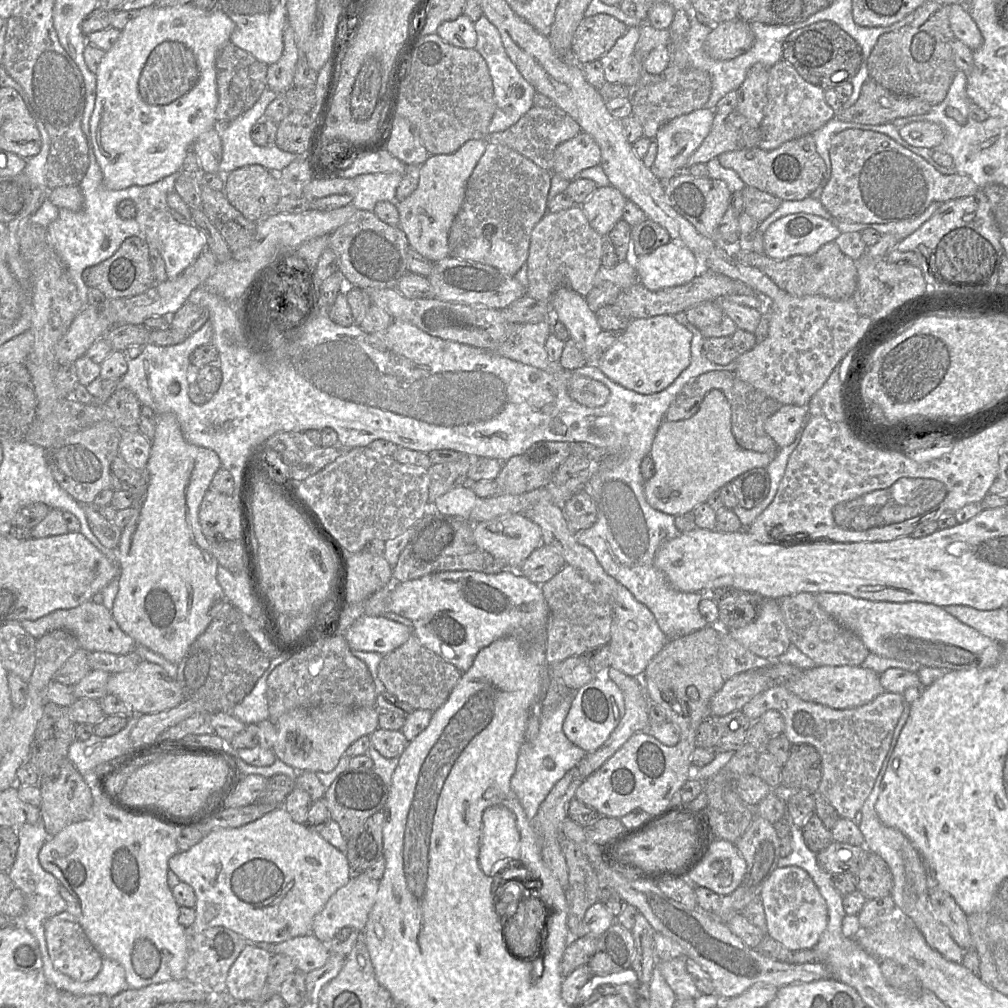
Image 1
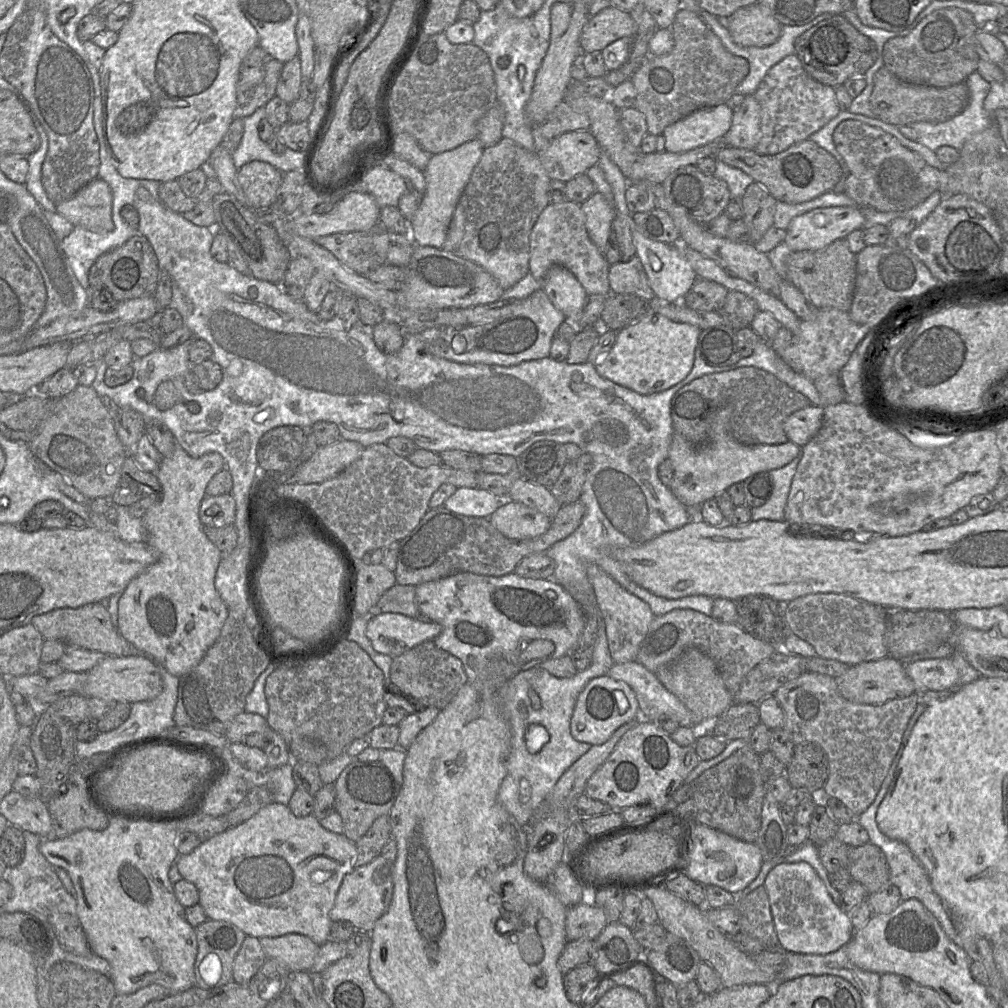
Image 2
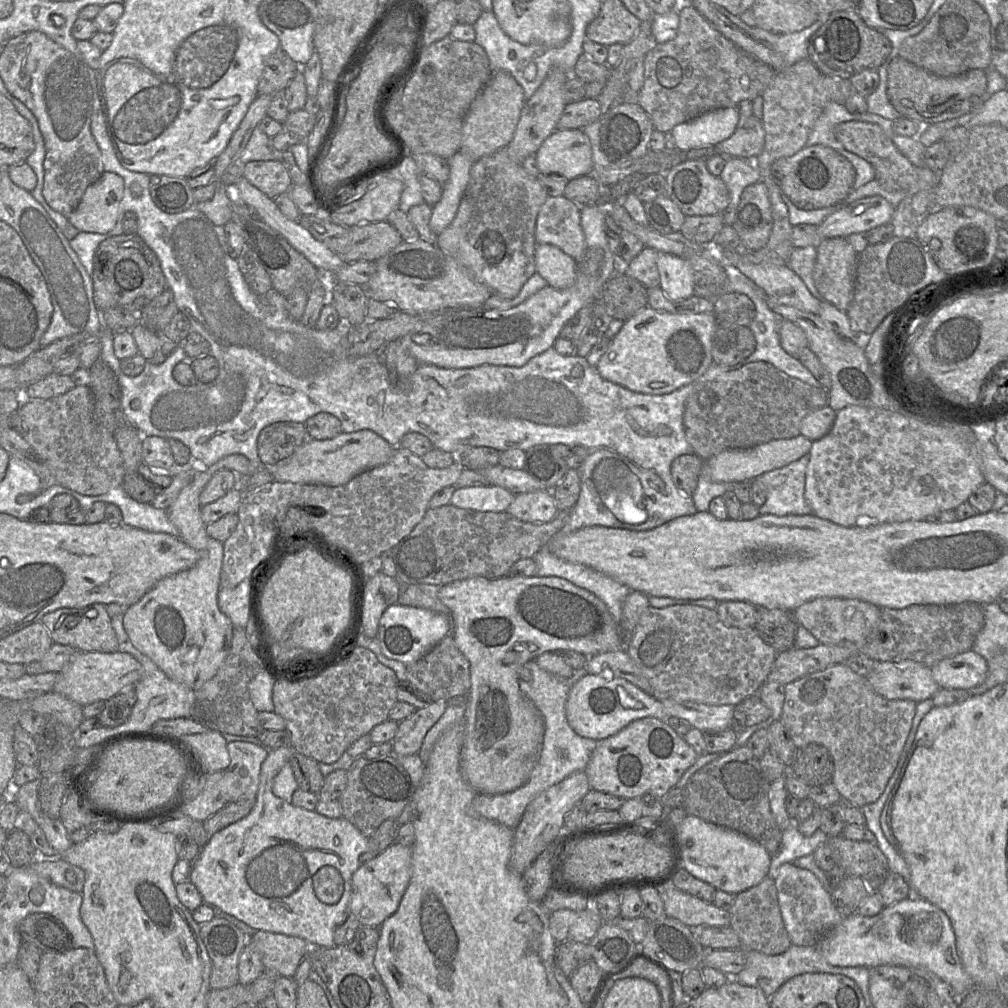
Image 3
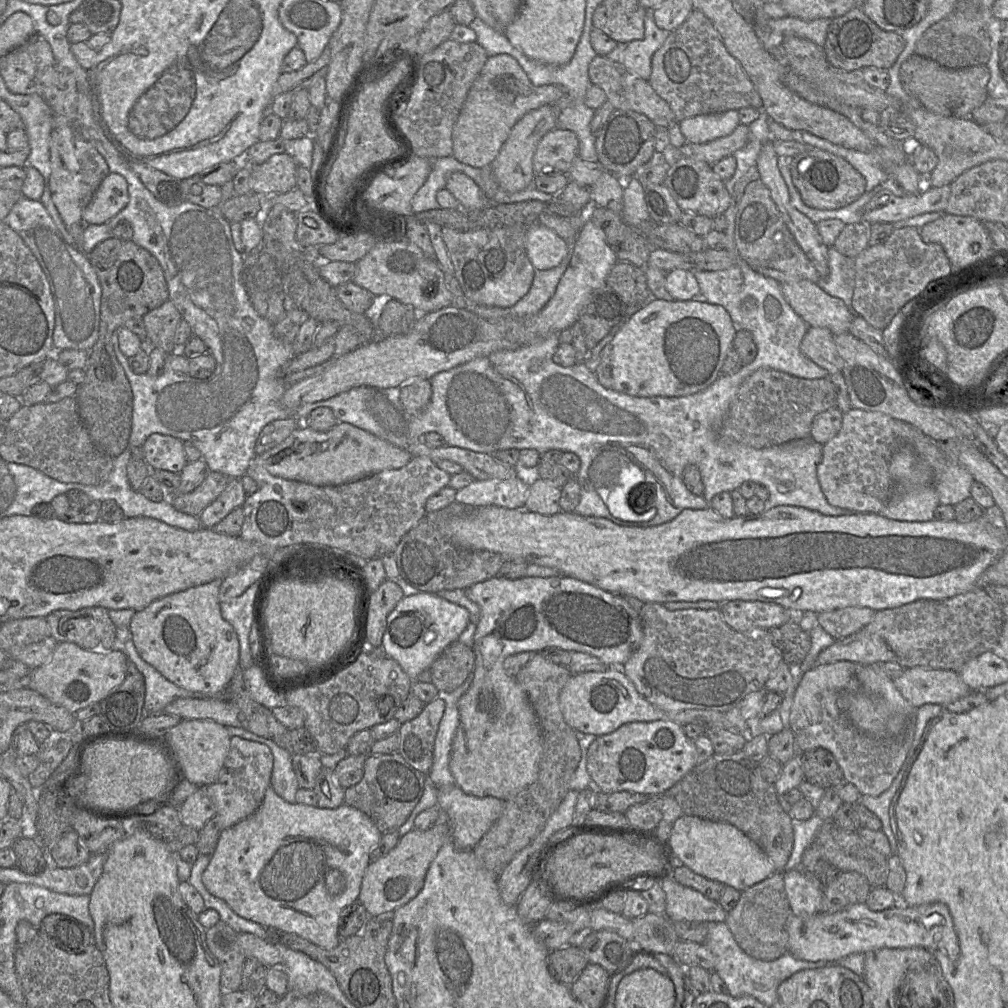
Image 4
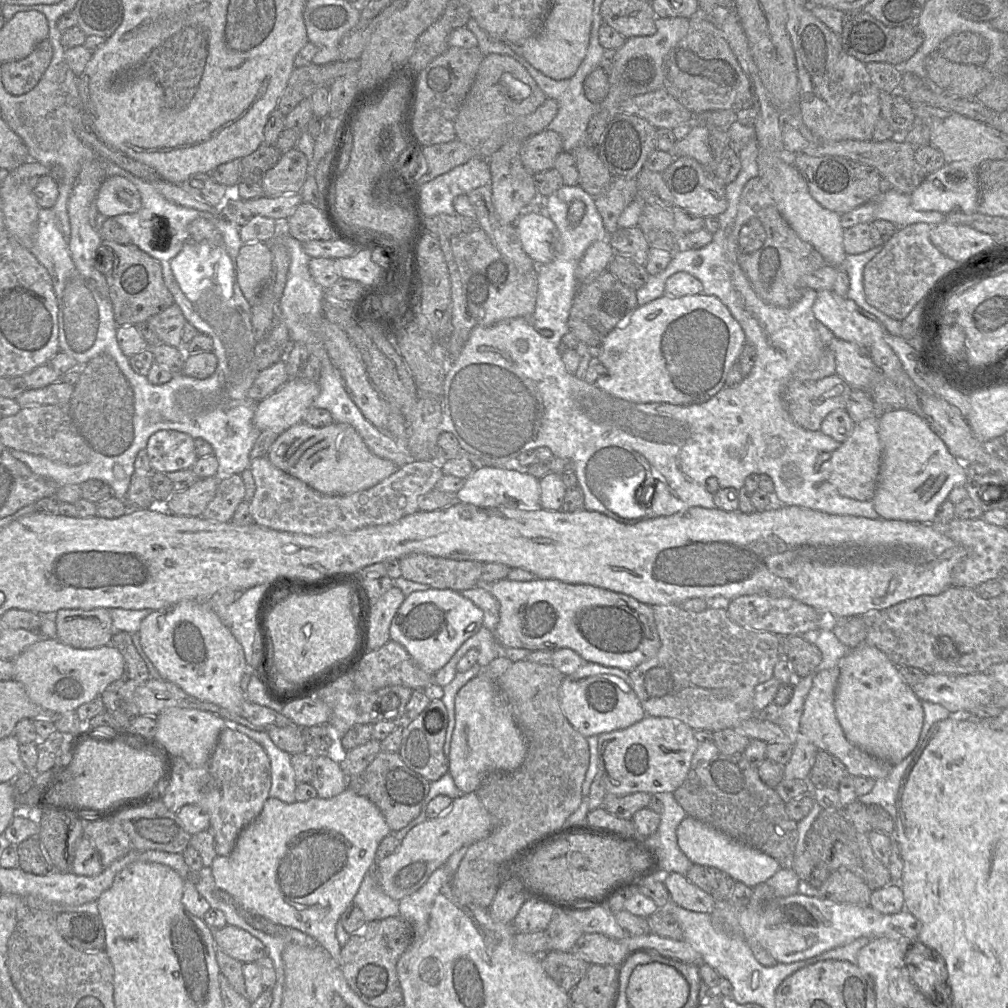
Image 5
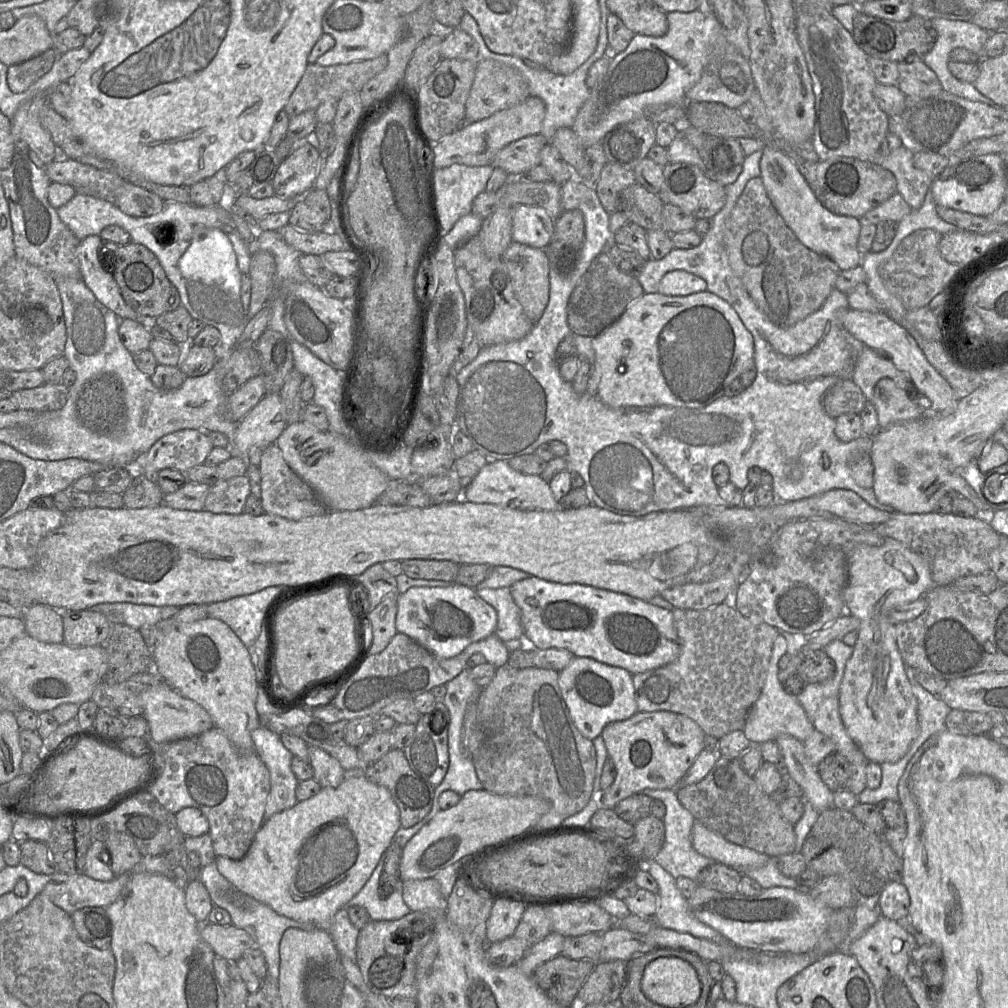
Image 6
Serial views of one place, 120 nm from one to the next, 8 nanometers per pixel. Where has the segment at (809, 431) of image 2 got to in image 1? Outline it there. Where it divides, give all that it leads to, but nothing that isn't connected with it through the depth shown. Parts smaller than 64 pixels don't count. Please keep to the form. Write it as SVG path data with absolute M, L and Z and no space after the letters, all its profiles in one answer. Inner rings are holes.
M782 405L766 420L764 429L779 448L784 448L794 442L808 416L806 406Z

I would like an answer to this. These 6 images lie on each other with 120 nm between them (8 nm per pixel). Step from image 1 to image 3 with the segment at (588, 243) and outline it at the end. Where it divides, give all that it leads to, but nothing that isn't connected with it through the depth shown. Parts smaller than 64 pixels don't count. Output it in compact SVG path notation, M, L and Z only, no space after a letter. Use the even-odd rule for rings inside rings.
M548 196L537 216L535 240L557 246L578 264L585 248L581 207L564 196Z

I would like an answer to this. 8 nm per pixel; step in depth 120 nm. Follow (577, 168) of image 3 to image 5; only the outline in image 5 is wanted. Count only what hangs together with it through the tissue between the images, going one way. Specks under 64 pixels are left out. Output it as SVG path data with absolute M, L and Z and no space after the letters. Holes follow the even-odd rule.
M545 129L523 141L520 157L525 168L533 173L554 168L554 162L563 151L561 136Z

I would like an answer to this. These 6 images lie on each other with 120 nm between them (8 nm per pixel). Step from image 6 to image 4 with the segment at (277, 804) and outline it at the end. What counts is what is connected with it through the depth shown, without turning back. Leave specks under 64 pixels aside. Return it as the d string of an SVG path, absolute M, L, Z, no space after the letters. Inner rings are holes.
M226 727L230 736L258 742L266 745L273 755L273 769L271 786L275 793L288 803L296 803L295 795L300 788L295 772L292 767L291 754L275 742L247 731L242 727Z

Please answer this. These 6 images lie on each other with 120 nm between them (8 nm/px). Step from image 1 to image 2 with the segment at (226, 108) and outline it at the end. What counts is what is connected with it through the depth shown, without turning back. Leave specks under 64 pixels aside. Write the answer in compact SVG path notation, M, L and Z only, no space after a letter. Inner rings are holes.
M259 46L245 56L236 85L234 119L250 116L275 96L283 64Z

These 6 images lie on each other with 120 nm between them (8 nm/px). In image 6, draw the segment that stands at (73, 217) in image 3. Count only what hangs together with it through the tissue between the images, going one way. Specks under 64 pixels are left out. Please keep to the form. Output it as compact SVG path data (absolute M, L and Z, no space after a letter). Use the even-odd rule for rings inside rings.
M127 181L116 191L114 204L132 217L148 217L159 213L164 203L158 195Z

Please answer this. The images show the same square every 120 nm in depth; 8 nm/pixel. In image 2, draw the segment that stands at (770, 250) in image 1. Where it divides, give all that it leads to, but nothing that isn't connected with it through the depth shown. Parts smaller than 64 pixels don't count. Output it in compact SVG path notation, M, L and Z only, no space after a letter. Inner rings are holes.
M859 206L817 208L791 220L784 243L792 252L820 250L864 227Z

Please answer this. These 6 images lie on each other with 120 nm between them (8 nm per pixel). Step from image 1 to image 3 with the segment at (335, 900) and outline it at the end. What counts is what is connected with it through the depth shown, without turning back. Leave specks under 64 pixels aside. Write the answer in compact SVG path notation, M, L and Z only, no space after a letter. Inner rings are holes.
M393 843L354 872L348 911L357 917L361 925L380 927L397 910L410 882L411 857L411 847Z

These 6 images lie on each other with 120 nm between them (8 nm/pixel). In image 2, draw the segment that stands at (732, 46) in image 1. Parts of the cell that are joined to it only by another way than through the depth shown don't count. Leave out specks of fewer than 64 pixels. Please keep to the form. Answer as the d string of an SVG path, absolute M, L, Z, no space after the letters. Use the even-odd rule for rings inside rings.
M757 2L741 8L726 19L733 41L744 47L773 44L781 34L782 25Z

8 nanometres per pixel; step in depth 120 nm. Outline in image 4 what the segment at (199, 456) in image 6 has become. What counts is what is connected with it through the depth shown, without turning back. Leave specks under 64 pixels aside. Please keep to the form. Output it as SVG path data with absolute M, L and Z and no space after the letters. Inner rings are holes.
M153 433L144 442L144 460L151 470L180 473L187 464L183 441L164 434Z

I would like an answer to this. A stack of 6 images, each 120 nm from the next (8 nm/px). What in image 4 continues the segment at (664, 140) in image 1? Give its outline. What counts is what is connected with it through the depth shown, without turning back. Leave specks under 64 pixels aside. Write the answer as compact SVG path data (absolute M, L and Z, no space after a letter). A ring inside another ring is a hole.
M737 110L698 115L679 123L687 143L701 144L731 134L740 124Z

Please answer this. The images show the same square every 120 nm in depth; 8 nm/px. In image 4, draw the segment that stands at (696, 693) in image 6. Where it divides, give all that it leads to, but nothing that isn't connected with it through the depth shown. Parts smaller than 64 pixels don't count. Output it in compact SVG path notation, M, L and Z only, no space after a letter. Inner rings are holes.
M645 603L639 616L643 640L621 669L648 702L665 712L688 709L727 712L749 693L764 688L771 673L782 662L781 654L773 645L770 631L752 628L737 632L725 623L719 609L668 610L660 603Z

